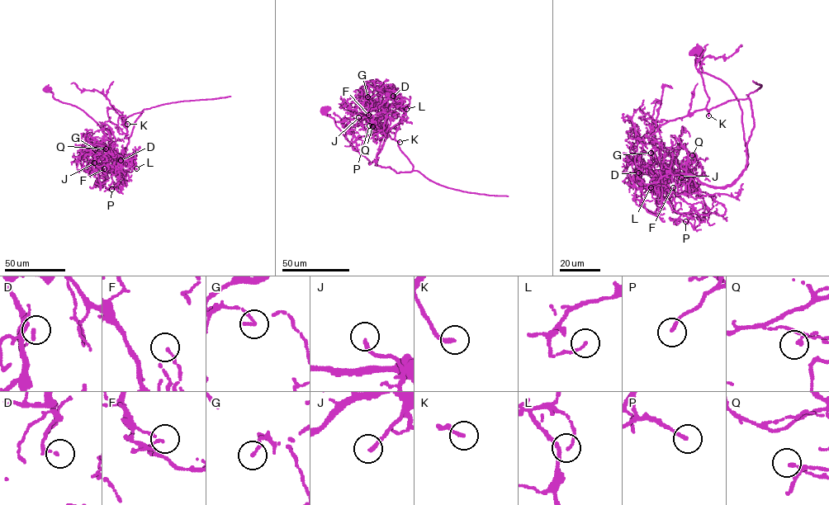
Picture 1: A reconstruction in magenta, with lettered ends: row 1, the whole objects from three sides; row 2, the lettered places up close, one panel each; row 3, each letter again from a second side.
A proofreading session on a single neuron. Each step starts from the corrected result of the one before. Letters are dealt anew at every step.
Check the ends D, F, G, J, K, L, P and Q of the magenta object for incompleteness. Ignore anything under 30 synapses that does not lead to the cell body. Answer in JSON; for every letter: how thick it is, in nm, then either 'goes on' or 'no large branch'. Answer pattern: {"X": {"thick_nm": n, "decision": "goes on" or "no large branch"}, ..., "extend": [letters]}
{"D": {"thick_nm": 160, "decision": "no large branch"}, "F": {"thick_nm": 110, "decision": "no large branch"}, "G": {"thick_nm": 180, "decision": "no large branch"}, "J": {"thick_nm": 200, "decision": "no large branch"}, "K": {"thick_nm": 160, "decision": "goes on"}, "L": {"thick_nm": 130, "decision": "no large branch"}, "P": {"thick_nm": 170, "decision": "no large branch"}, "Q": {"thick_nm": 120, "decision": "no large branch"}, "extend": ["K"]}

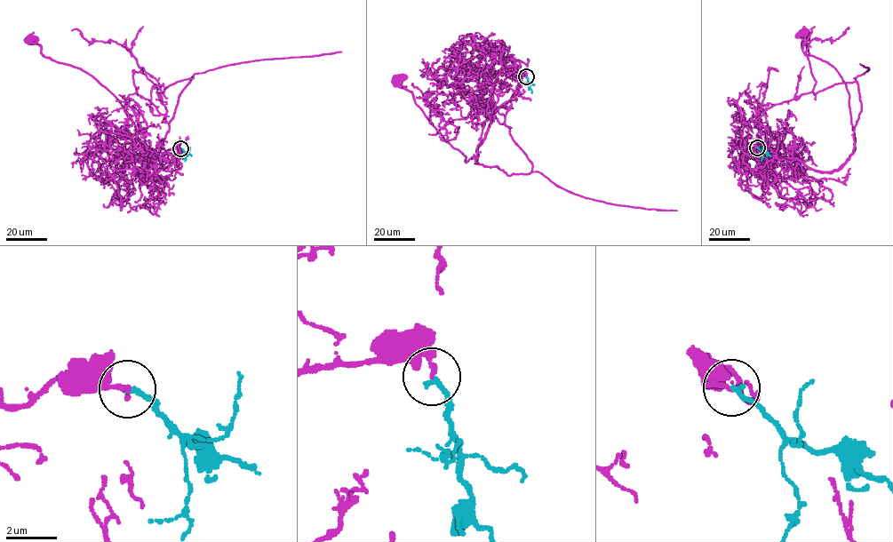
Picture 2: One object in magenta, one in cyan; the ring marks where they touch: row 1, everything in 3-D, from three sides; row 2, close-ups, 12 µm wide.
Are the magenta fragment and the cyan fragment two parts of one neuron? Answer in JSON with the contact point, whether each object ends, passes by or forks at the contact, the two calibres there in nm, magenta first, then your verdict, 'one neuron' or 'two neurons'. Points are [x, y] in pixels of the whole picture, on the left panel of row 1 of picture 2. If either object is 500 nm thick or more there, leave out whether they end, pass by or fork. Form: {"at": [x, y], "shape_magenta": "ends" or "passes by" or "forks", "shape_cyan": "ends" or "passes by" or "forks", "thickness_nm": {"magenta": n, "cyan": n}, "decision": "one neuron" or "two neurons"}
{"at": [180, 148], "shape_magenta": "ends", "shape_cyan": "ends", "thickness_nm": {"magenta": 180, "cyan": 200}, "decision": "one neuron"}

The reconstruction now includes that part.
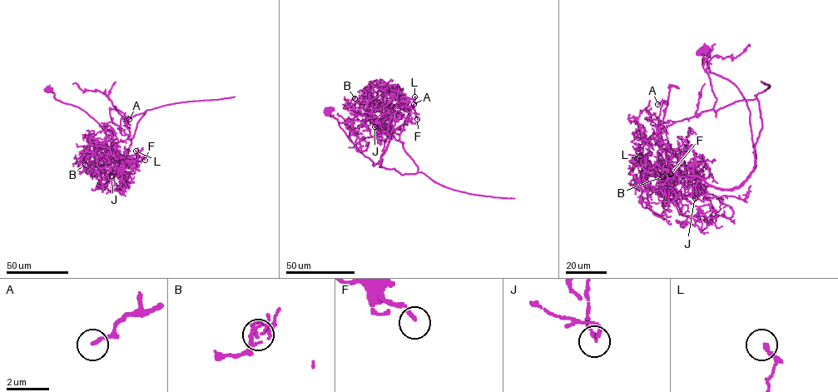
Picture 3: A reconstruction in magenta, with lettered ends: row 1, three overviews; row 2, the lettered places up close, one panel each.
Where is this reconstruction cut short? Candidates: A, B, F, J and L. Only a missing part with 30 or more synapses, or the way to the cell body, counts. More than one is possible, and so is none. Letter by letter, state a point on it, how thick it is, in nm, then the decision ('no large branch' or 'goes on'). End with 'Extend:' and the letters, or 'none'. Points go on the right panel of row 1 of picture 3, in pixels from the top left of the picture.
A: (657, 104) | 150 nm | no large branch
B: (662, 176) | 90 nm | no large branch
F: (671, 174) | 170 nm | goes on
J: (695, 198) | 100 nm | no large branch
L: (640, 156) | 200 nm | no large branch
Extend: F

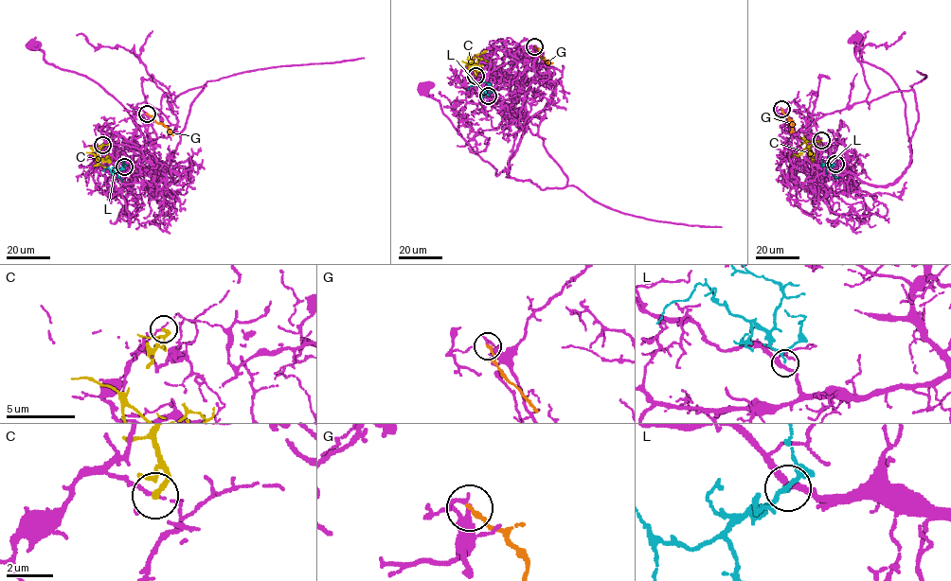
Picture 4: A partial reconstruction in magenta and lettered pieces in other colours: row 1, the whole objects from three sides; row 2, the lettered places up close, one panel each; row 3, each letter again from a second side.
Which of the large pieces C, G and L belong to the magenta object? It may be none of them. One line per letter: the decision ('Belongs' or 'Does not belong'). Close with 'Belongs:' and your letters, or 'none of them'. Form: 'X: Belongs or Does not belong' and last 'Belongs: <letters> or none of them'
C: Does not belong
G: Does not belong
L: Belongs
Belongs: L

